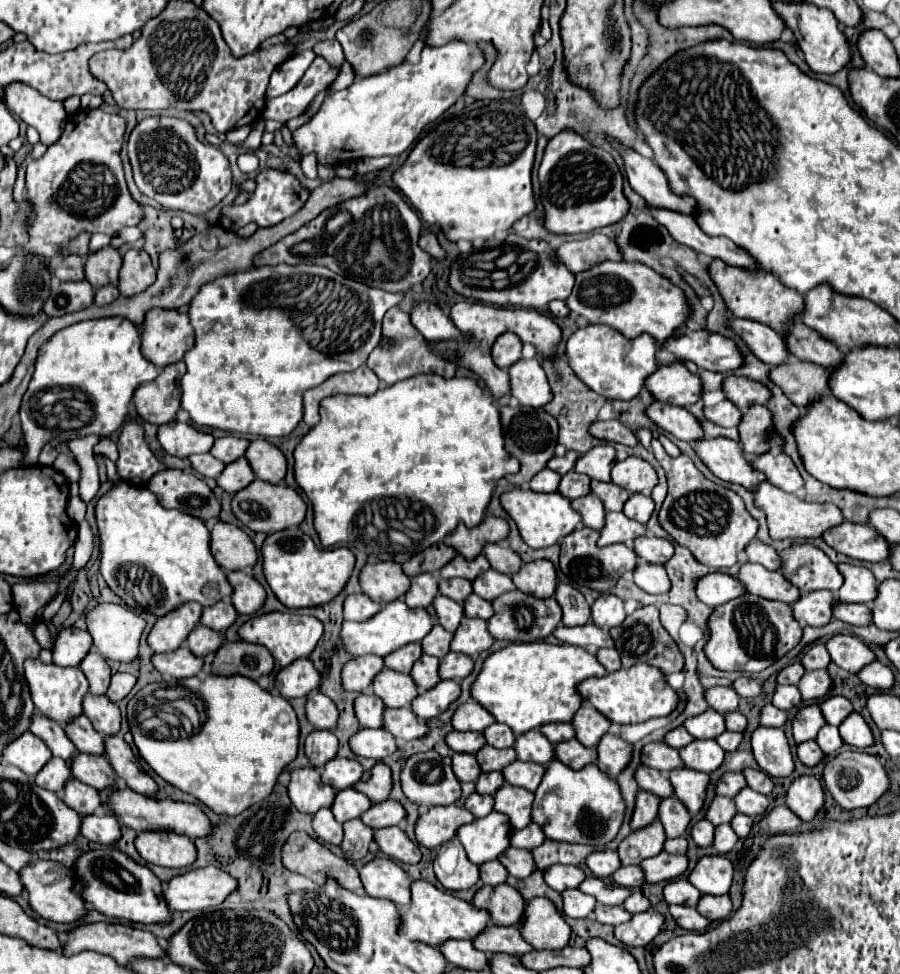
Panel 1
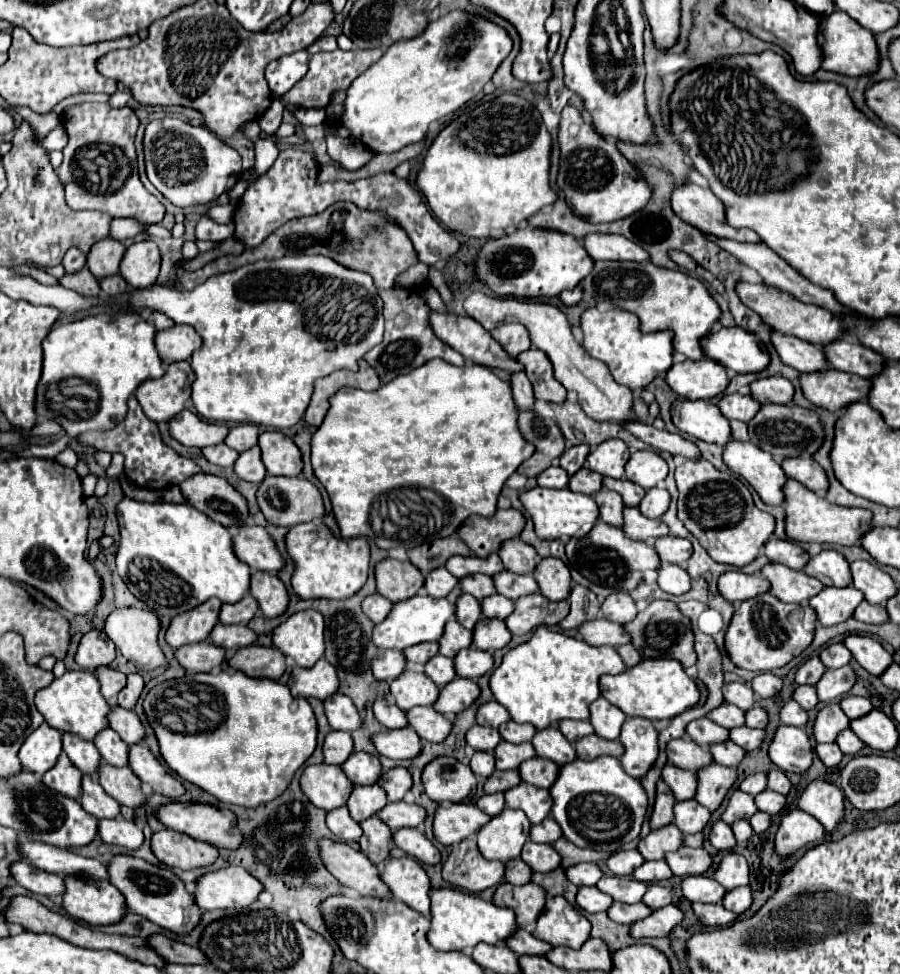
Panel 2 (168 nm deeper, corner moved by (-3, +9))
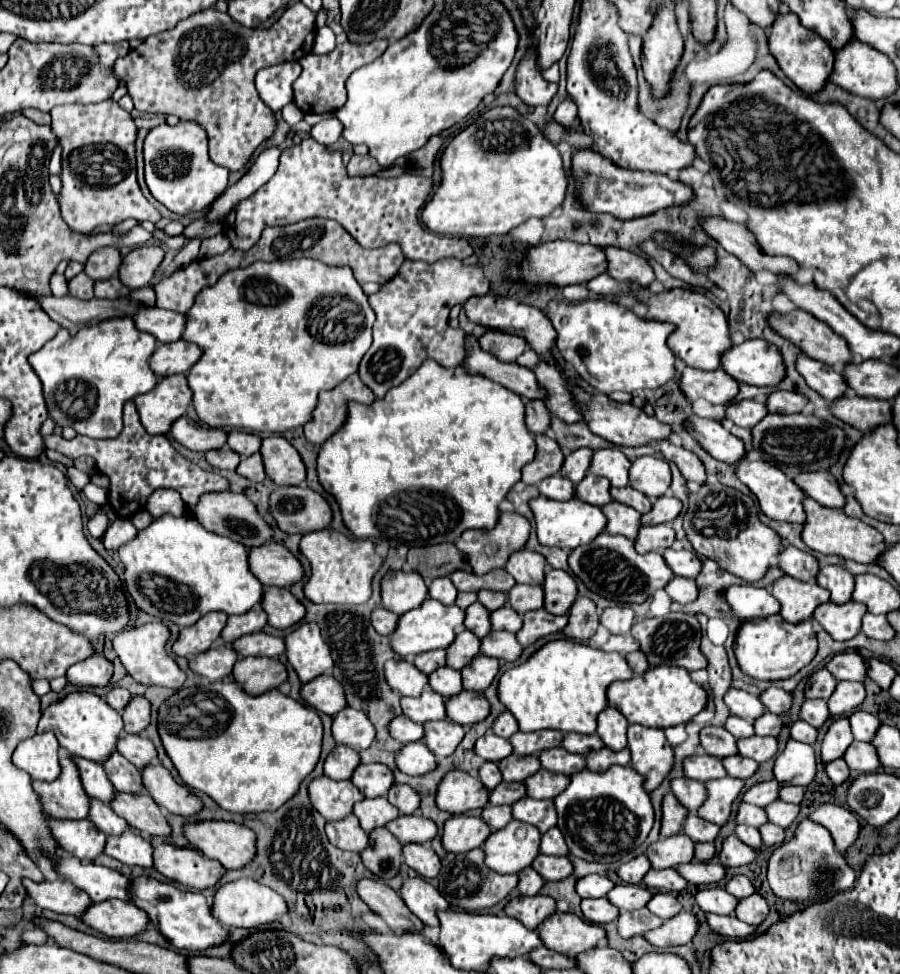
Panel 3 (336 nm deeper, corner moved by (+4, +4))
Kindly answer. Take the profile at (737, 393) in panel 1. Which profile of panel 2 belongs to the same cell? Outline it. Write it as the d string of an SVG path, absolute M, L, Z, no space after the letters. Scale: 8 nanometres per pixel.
M771 376L771 378L761 378L751 384L751 394L757 398L761 404L789 404L793 400L795 388L787 378L781 376Z

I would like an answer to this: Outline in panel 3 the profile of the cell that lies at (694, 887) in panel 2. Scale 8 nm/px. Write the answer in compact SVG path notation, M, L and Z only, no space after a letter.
M708 887L708 889L700 889L694 895L698 907L706 913L718 913L718 915L730 915L734 913L734 907L738 903L738 899L730 893L726 893L722 887Z

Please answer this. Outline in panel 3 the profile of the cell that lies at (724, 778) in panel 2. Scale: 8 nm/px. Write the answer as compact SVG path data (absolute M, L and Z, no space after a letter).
M722 777L722 779L710 779L704 785L708 789L708 797L706 803L702 803L702 807L696 813L710 823L724 825L726 819L730 817L734 799L740 795L744 787L744 781L734 777Z

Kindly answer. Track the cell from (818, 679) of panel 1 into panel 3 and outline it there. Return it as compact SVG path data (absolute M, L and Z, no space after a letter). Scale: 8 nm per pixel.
M838 681L834 695L830 695L830 699L826 699L826 703L834 717L842 717L842 715L850 715L852 711L856 711L856 707L864 701L864 697L866 697L866 691L864 691L862 683Z

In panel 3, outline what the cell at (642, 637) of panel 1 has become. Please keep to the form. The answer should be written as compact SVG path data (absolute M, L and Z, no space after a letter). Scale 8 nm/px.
M668 613L664 617L646 617L634 623L630 635L638 639L640 651L646 655L652 667L678 665L686 671L696 671L706 667L706 659L700 653L700 623L690 613Z

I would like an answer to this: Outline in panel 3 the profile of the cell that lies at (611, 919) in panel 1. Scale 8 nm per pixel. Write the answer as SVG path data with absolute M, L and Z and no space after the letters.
M646 907L636 909L636 911L620 911L620 915L616 919L618 935L622 935L622 937L644 935L646 931L660 927L660 925L662 925L662 919L652 915Z

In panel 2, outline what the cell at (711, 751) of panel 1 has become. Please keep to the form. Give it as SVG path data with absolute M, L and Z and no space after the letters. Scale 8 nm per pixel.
M727 740L723 744L715 744L711 746L711 754L715 758L717 764L723 764L723 766L731 766L731 768L737 768L741 764L741 760L745 758L745 750L741 746L737 746L735 742Z

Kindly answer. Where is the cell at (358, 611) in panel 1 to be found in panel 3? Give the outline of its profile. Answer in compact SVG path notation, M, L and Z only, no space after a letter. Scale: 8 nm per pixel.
M376 607L370 613L370 623L380 635L390 635L398 623L398 615L394 615L392 611L388 611L384 607Z

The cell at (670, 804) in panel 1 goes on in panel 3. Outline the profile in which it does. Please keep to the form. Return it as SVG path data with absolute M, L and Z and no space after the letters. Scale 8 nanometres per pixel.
M688 813L688 817L684 819L684 825L682 825L682 833L688 835L690 839L694 839L696 843L698 841L714 841L718 835L718 829L720 827L716 823L704 821L696 813Z

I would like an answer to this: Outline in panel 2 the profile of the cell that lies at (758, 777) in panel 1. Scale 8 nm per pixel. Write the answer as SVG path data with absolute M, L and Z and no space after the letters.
M773 768L773 770L767 772L767 778L769 778L769 788L771 788L771 790L781 792L781 794L789 794L789 792L791 792L791 786L793 786L793 784L791 784L789 778L785 776L785 772Z

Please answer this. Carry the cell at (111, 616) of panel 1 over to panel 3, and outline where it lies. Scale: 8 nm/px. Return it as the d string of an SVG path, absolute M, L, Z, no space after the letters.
M146 623L140 627L126 627L118 635L114 635L112 645L114 645L114 651L116 651L118 659L122 661L124 669L136 681L140 681L144 685L162 685L162 687L180 689L186 675L178 669L178 665L164 651L168 637L170 637L170 631L164 623Z

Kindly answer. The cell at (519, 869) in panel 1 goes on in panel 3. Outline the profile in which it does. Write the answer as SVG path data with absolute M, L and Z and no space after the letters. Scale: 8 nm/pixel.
M538 855L532 865L546 881L560 881L568 875L572 875L572 863L568 857L556 857L556 855Z

